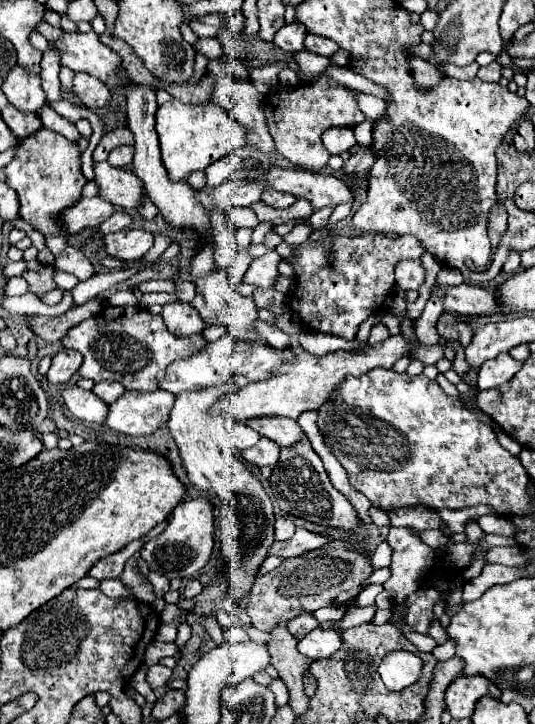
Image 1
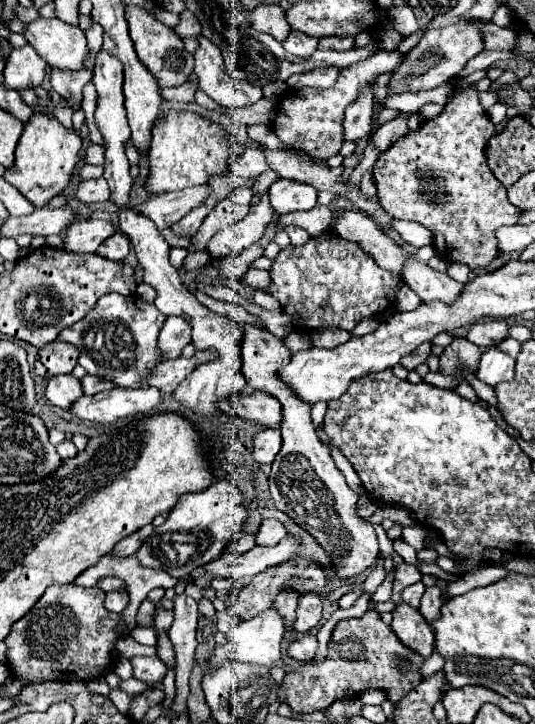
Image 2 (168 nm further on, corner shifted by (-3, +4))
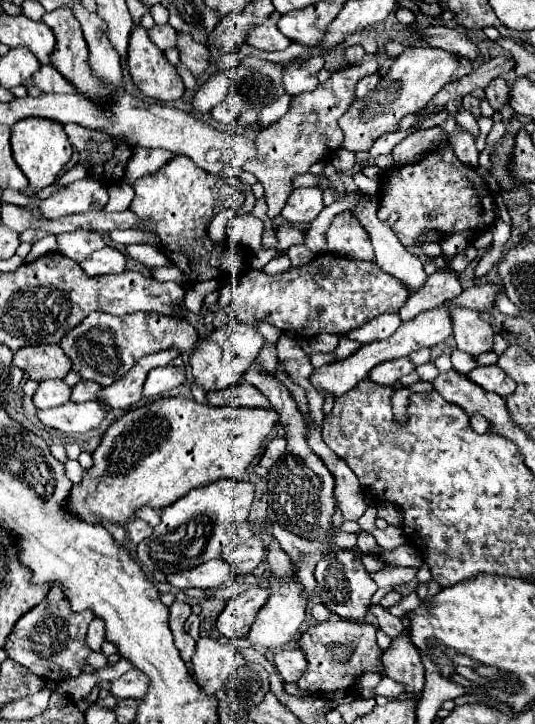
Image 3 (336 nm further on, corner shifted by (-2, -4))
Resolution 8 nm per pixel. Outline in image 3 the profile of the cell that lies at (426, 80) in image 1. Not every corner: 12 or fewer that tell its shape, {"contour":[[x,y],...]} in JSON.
{"contour":[[379,63],[331,73],[295,95],[255,137],[242,166],[265,187],[275,219],[297,173],[343,143],[337,119]]}

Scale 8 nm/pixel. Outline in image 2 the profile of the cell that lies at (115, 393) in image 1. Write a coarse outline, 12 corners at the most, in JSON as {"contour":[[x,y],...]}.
{"contour":[[86,375],[82,383],[84,395],[96,395],[114,387],[110,381]]}

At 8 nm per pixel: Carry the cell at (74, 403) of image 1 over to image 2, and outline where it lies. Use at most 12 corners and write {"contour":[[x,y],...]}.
{"contour":[[72,375],[48,379],[46,399],[68,409],[82,397]]}

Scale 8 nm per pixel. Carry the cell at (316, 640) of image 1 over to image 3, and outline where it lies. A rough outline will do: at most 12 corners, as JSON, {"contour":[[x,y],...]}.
{"contour":[[303,649],[275,653],[283,681],[297,681],[309,667]]}

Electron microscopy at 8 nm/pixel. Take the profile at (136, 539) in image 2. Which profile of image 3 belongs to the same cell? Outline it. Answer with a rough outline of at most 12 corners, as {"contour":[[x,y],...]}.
{"contour":[[131,521],[127,525],[129,539],[139,545],[145,537],[151,537],[153,529],[147,523]]}

